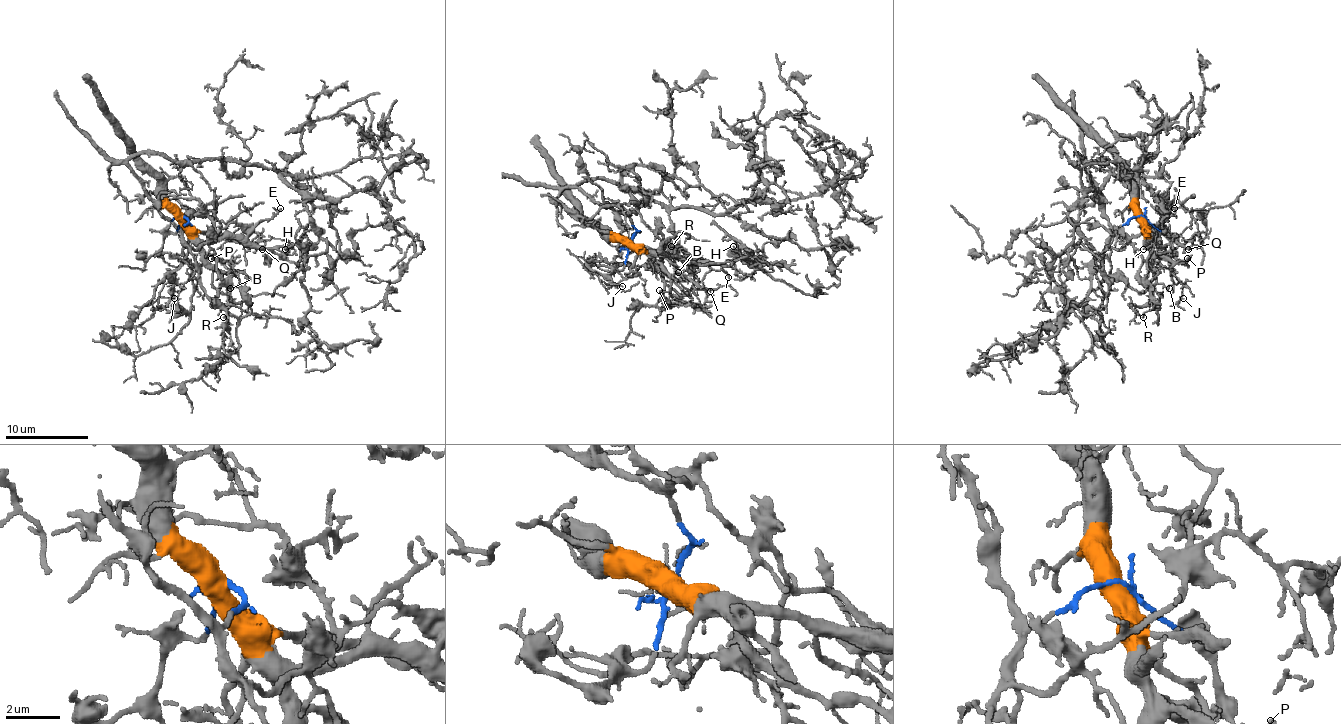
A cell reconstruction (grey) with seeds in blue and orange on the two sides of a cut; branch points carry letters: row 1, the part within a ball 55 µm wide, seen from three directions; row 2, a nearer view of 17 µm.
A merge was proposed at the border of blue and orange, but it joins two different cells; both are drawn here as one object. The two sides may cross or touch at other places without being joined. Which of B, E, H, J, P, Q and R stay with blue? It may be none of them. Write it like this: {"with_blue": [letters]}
{"with_blue": ["R"]}

